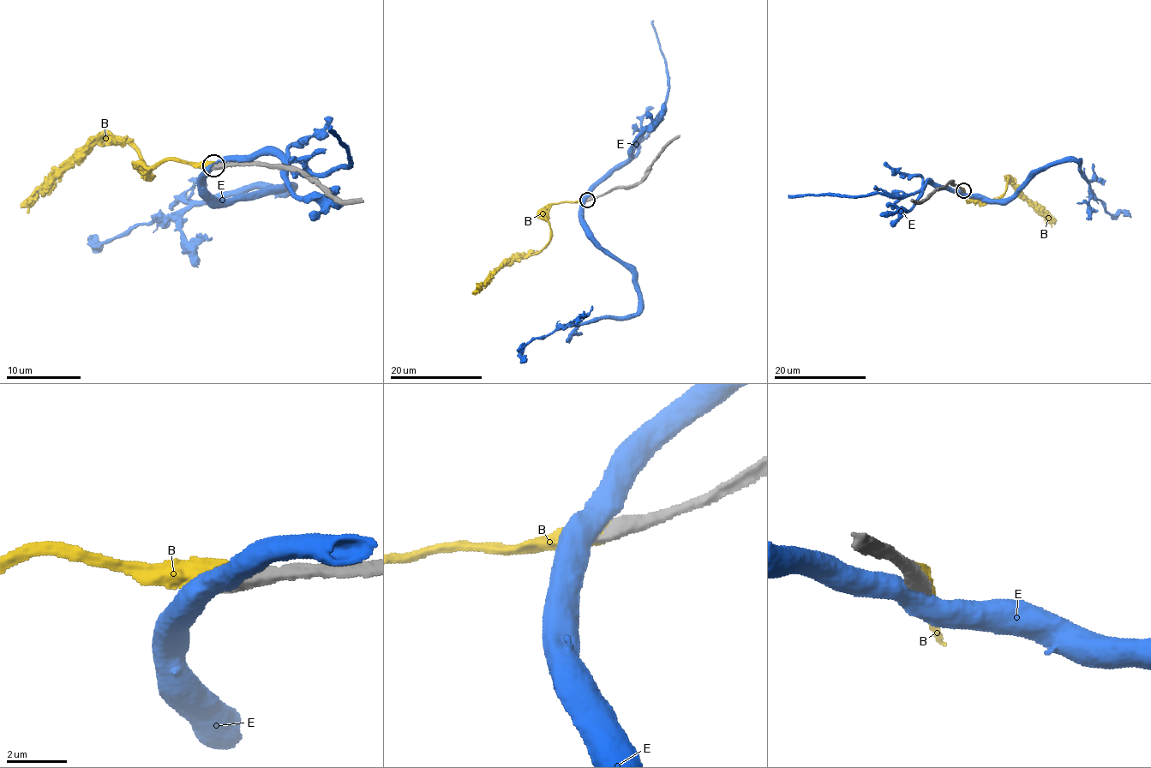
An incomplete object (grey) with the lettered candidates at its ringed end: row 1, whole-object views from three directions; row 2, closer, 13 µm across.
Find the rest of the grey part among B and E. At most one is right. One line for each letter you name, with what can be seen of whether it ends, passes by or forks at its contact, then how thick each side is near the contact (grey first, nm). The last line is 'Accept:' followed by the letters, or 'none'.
B: it ends | 650/600 nm
Accept: B

